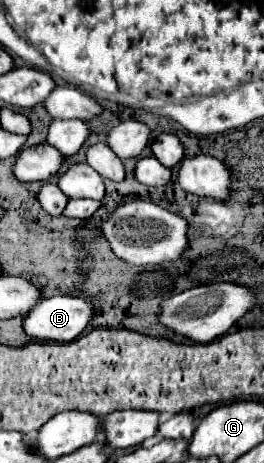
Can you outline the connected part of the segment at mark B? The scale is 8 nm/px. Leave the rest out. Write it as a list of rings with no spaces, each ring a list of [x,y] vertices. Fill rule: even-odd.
[[[52,296],[42,300],[24,318],[24,330],[32,338],[72,342],[78,338],[98,310],[76,296]]]

